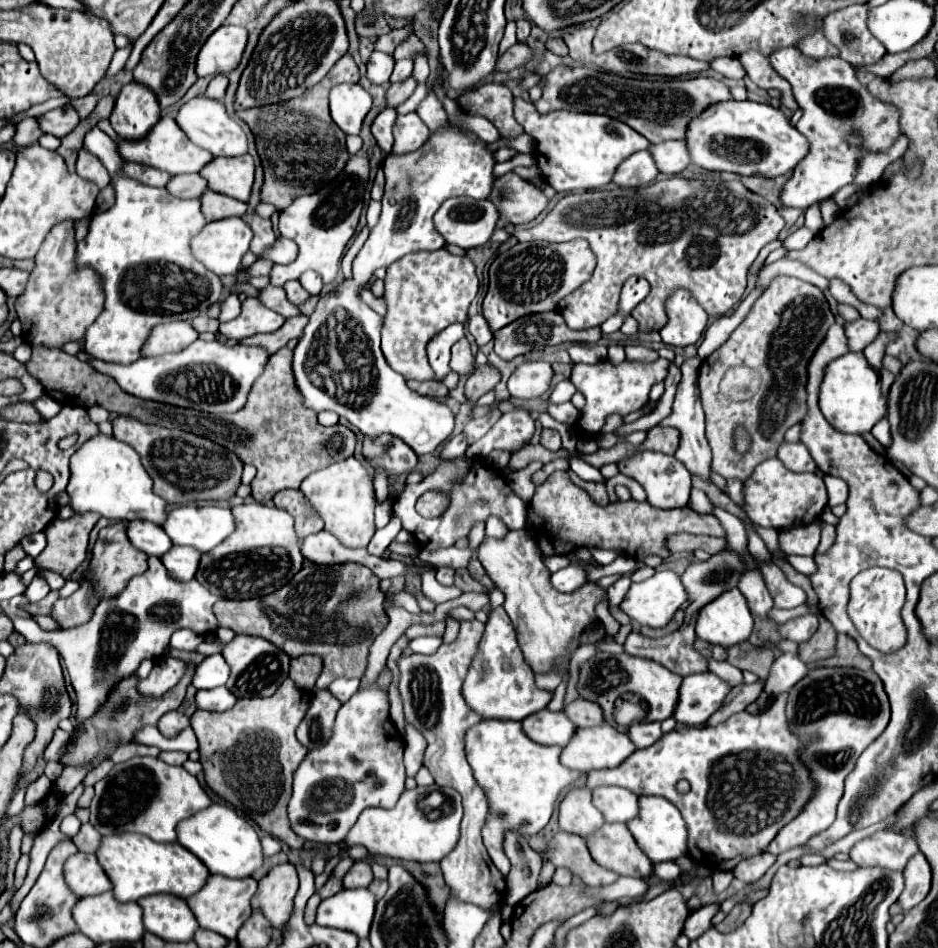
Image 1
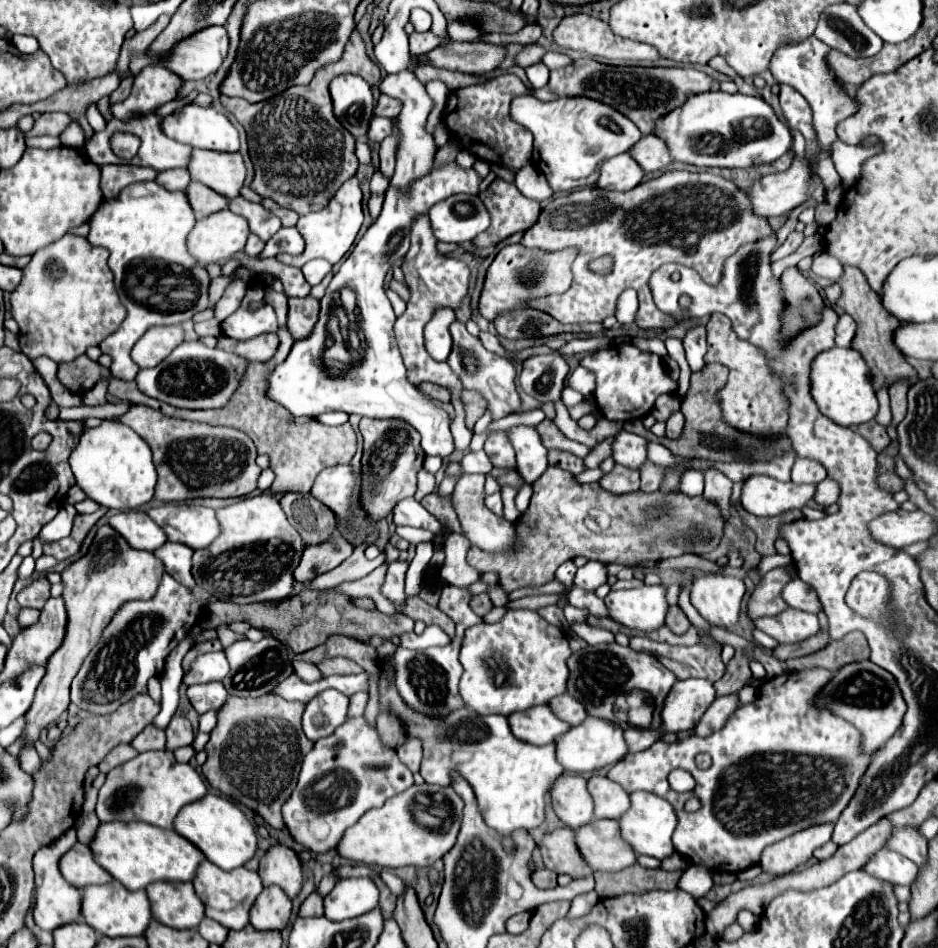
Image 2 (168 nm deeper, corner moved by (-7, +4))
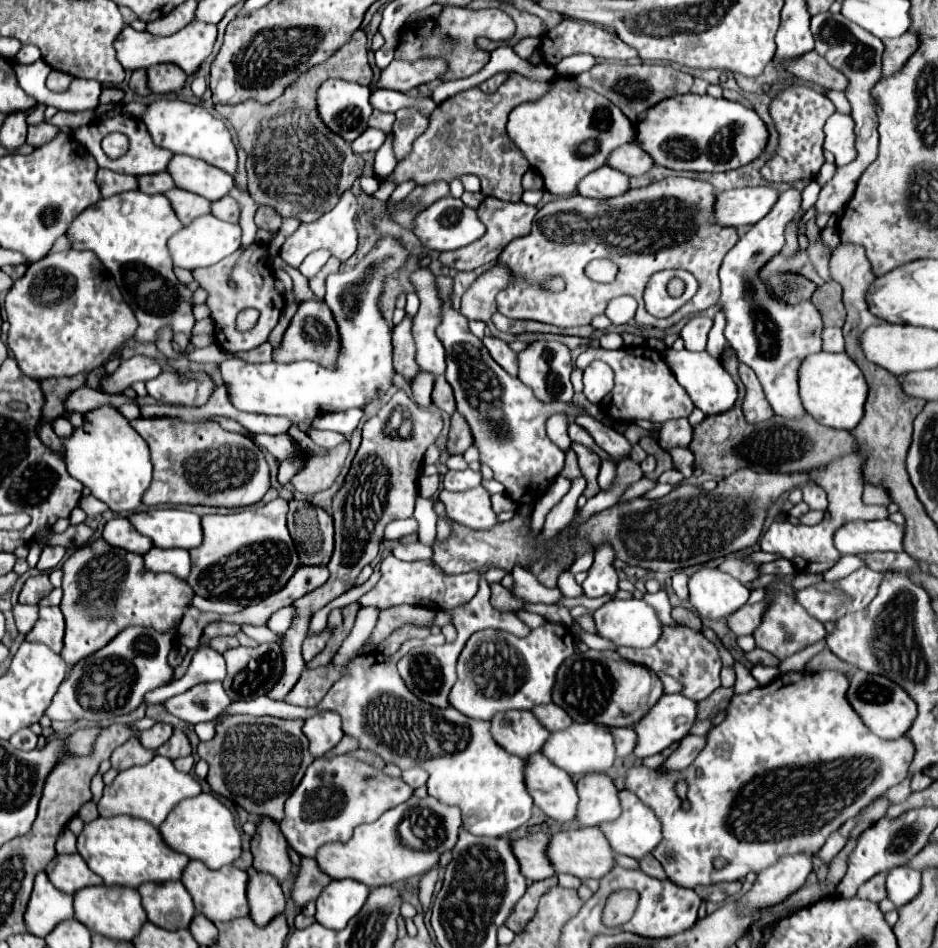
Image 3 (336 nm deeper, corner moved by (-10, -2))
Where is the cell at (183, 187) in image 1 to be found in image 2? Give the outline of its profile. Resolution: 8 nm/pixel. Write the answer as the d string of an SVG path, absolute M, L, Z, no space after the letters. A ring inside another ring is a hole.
M170 169L170 171L162 171L156 177L156 183L162 185L168 191L184 191L190 185L190 173L188 169Z

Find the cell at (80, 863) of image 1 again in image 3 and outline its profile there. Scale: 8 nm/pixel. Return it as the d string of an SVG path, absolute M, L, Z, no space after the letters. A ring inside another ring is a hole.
M75 853L75 855L57 855L45 869L51 883L65 893L75 893L89 885L101 885L103 881L99 875L95 875L87 863Z

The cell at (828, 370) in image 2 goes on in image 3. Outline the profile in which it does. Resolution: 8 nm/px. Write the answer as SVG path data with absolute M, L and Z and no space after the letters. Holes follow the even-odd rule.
M813 353L799 367L799 395L805 411L821 425L851 431L863 417L867 383L861 369L847 353Z

